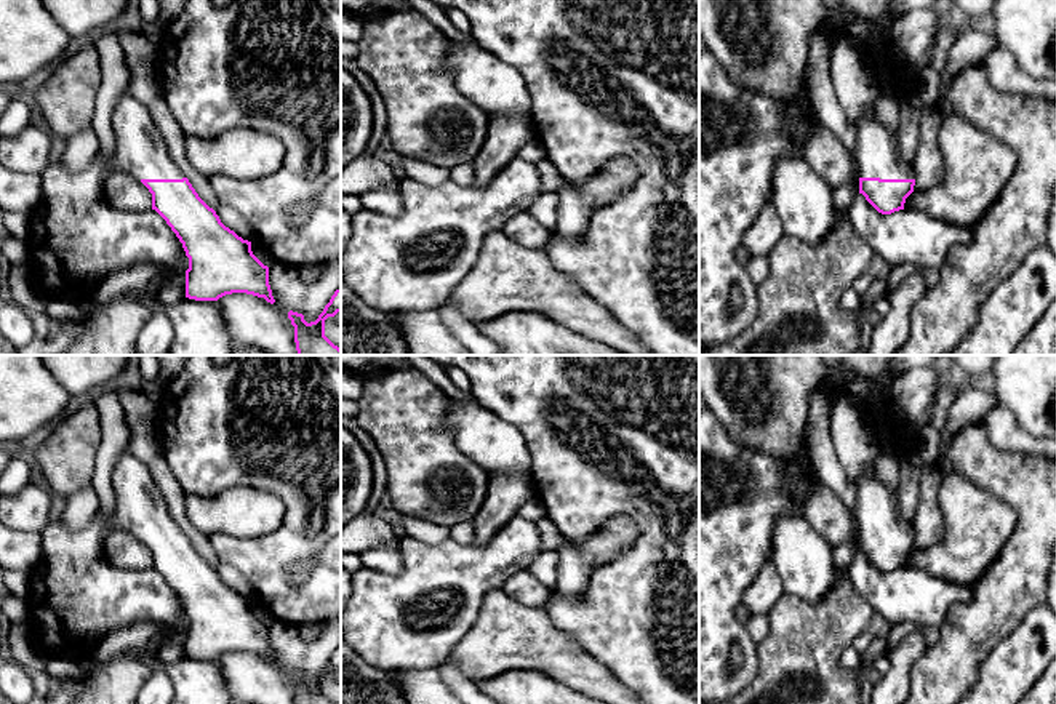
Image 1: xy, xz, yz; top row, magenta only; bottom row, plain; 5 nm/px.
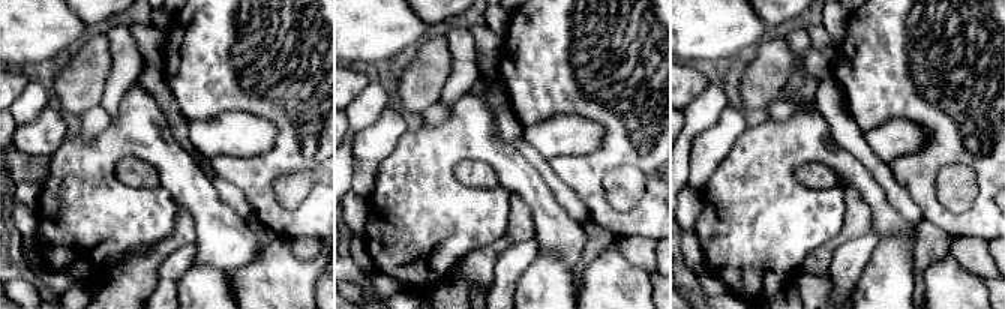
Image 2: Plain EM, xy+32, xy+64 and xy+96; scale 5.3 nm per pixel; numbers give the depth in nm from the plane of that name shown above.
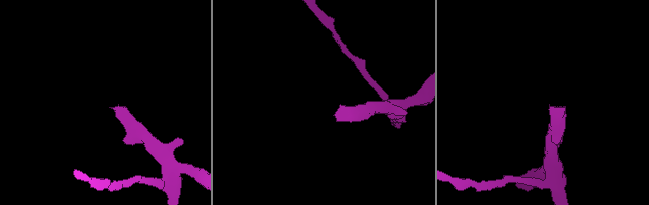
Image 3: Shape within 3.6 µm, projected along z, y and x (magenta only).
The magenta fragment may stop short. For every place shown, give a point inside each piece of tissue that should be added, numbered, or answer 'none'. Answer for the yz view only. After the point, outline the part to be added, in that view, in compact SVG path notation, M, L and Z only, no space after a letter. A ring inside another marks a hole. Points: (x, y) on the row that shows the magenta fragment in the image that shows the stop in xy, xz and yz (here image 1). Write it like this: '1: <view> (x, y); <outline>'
1: yz (877, 154); M869 110L856 125L853 152L859 178L915 179L914 163L902 158L898 131L886 130Z

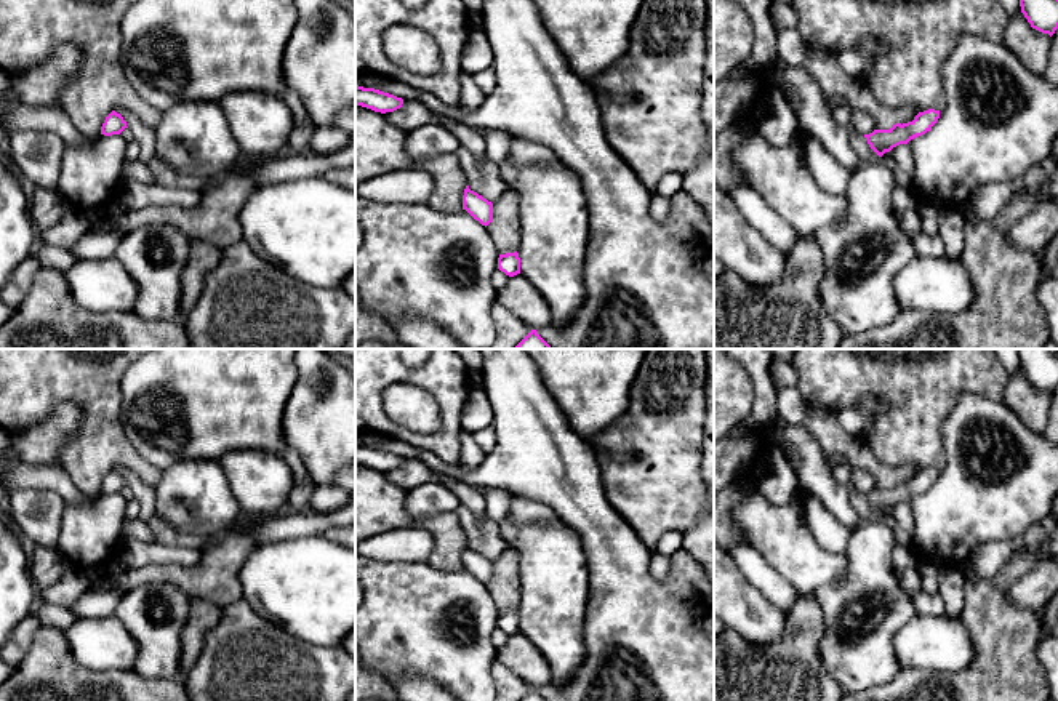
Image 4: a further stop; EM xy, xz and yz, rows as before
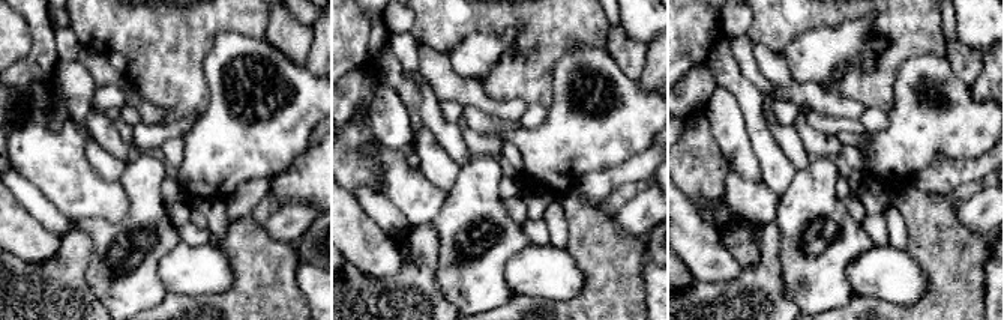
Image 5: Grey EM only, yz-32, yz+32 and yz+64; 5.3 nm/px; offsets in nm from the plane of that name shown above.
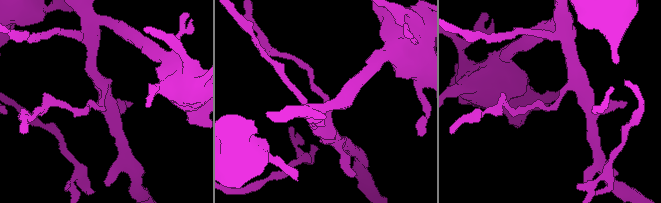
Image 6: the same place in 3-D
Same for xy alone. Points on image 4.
none

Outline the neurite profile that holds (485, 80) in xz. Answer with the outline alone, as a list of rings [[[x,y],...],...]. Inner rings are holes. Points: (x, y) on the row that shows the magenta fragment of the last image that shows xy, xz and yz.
[[[495,69],[477,72],[472,75],[472,80],[485,96],[495,90],[498,82]]]

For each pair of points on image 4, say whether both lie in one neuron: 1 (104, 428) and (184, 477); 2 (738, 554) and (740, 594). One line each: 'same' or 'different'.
1: different
2: different

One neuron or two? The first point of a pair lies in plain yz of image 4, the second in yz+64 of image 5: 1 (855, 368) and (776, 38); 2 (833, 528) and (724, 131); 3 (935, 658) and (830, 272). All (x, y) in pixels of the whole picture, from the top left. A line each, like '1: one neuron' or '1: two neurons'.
1: one neuron
2: two neurons
3: two neurons

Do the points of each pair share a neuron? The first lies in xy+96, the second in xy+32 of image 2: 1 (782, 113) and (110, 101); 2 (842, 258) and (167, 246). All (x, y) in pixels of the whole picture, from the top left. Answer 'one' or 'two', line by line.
1: two
2: two

